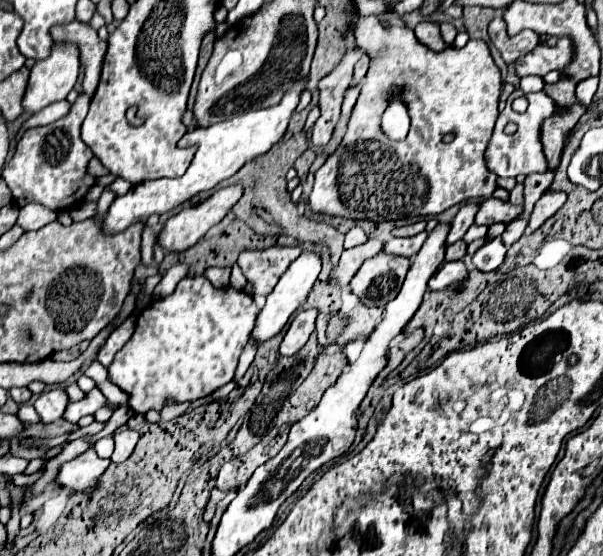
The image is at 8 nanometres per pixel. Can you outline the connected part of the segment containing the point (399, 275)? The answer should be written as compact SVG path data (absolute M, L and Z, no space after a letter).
M378 253L362 263L356 277L350 281L350 291L358 295L366 307L382 307L398 295L408 269L408 257Z

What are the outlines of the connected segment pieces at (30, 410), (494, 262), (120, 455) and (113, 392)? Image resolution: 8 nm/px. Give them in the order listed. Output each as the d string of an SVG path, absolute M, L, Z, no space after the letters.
M22 405L22 407L20 407L18 419L22 419L24 423L40 423L40 415L38 415L38 413L34 411L34 407L30 407L30 405Z
M496 237L494 241L488 241L474 253L472 263L478 271L496 271L504 263L504 257L506 257L506 247L502 239Z
M122 425L122 427L118 427L118 429L114 431L112 439L114 439L114 443L116 443L112 461L114 461L114 463L122 463L122 461L126 461L126 459L132 455L132 451L134 451L134 447L136 447L140 435L138 435L138 431L130 429L128 425Z
M104 381L104 383L96 383L96 387L104 393L104 397L110 401L110 403L118 403L118 405L126 405L128 403L128 395L124 391L120 391L116 385Z

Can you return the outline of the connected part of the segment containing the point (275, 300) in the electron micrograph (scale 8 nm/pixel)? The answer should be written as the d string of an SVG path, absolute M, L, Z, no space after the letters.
M304 251L296 261L292 261L292 265L286 269L286 273L280 277L278 285L274 287L274 291L266 297L266 305L260 311L258 319L256 319L256 327L252 331L252 339L256 339L258 343L274 337L276 333L282 331L282 327L286 325L286 321L290 319L290 315L298 309L300 301L304 301L312 289L312 285L318 279L322 261L320 261L320 253L312 253L312 251Z

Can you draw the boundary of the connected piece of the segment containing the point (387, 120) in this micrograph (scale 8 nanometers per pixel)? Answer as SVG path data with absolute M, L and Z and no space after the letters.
M394 95L392 105L388 105L388 109L384 111L382 115L382 129L384 133L392 139L392 141L402 141L406 139L408 135L408 129L410 129L410 117L408 117L408 111L406 107L398 101L398 97Z

